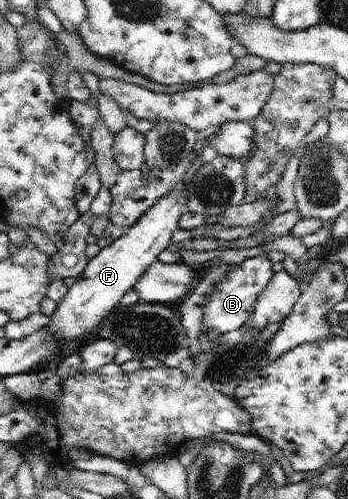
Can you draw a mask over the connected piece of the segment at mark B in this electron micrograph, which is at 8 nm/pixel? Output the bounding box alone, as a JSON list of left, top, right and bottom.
[201,255,275,333]

